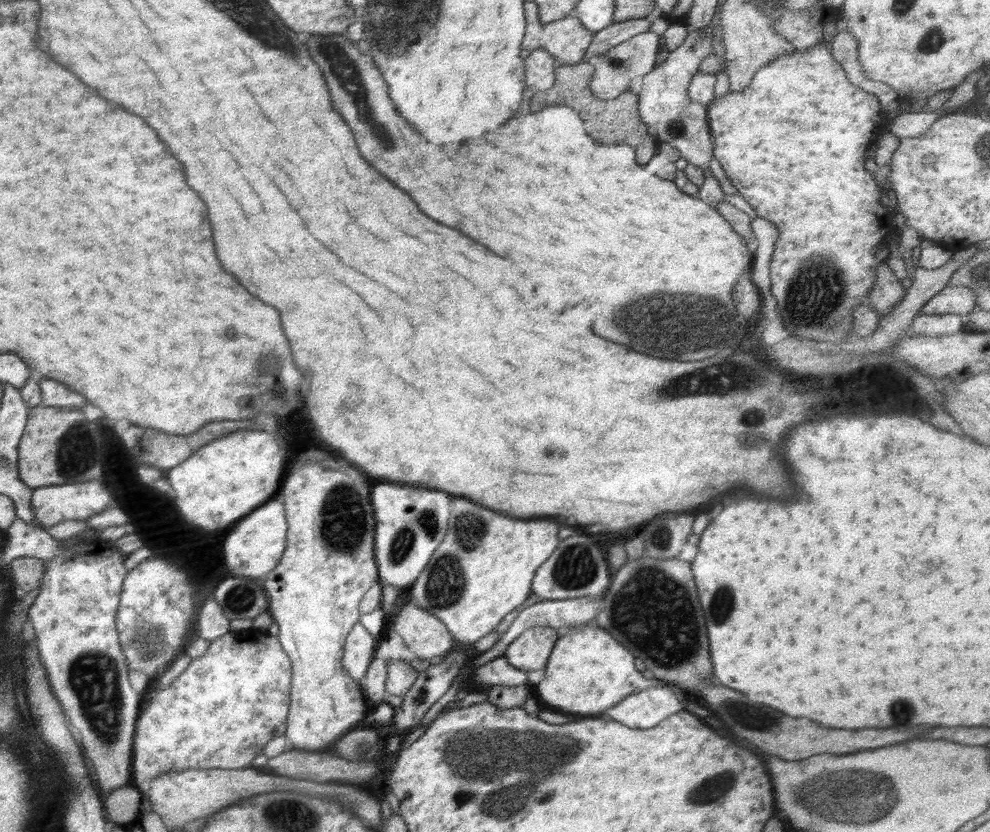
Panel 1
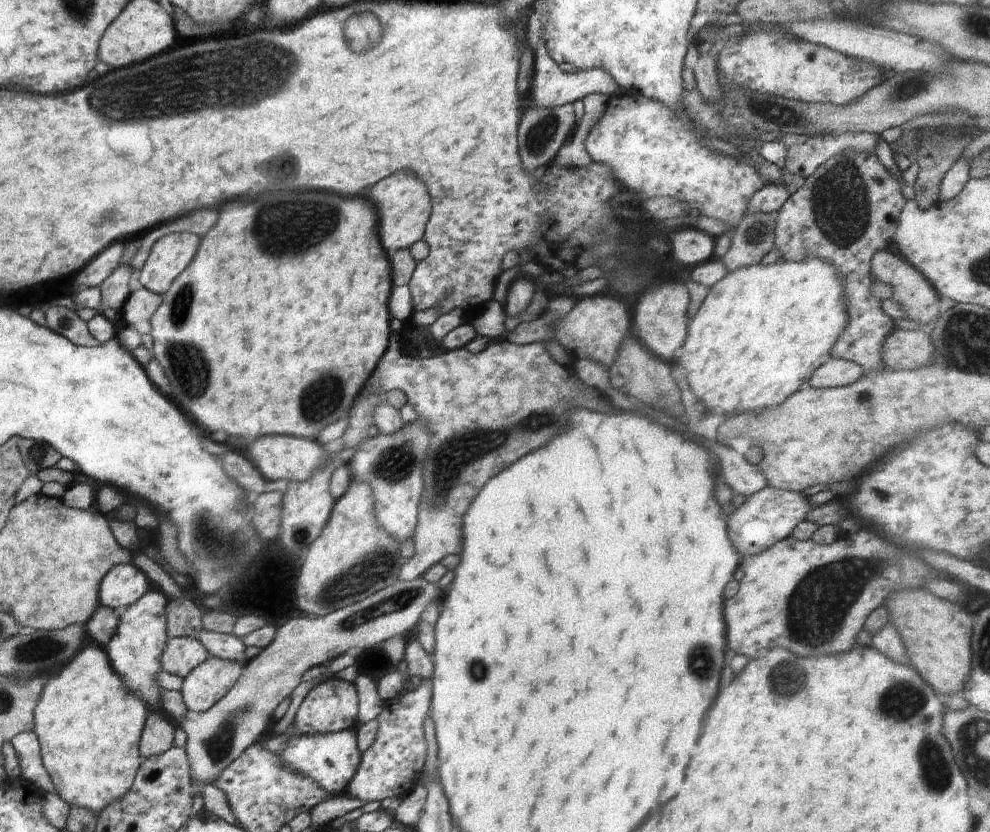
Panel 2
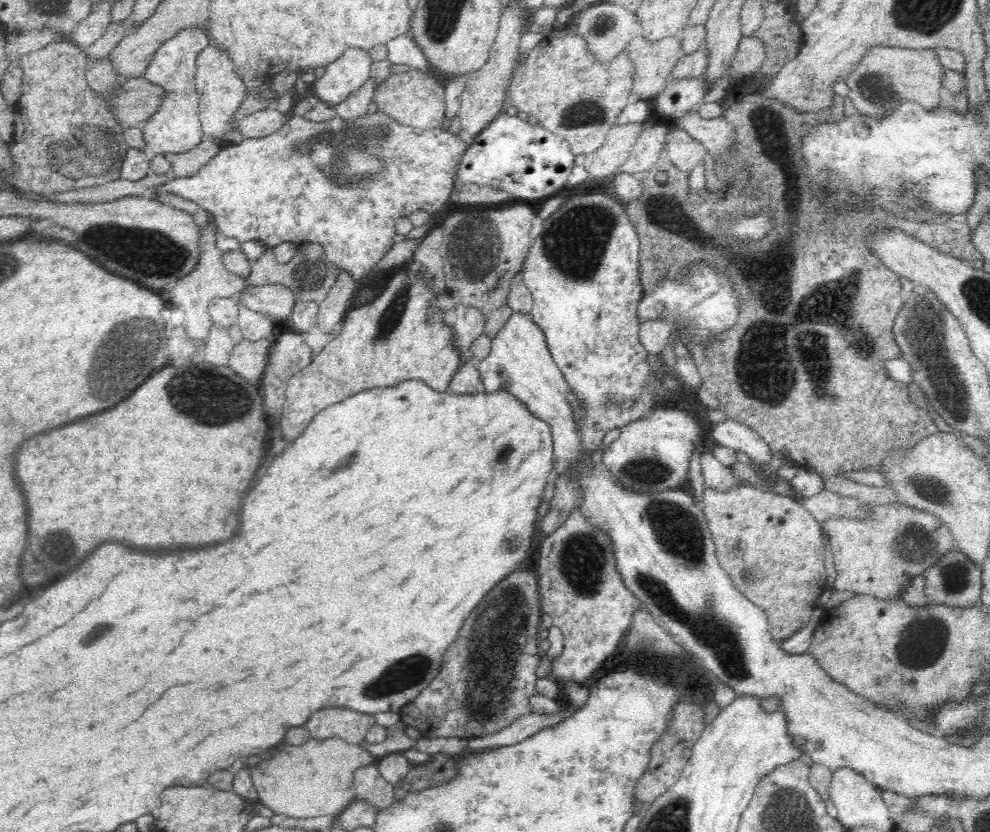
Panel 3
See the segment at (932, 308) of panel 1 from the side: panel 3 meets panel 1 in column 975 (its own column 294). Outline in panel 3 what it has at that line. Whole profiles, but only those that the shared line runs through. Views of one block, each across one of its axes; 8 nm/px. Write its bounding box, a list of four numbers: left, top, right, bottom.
[236,284,297,320]

